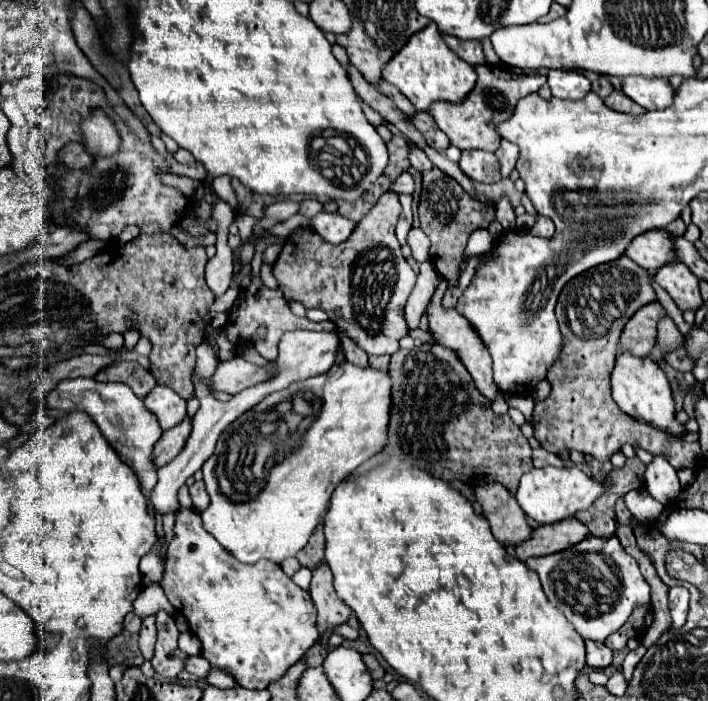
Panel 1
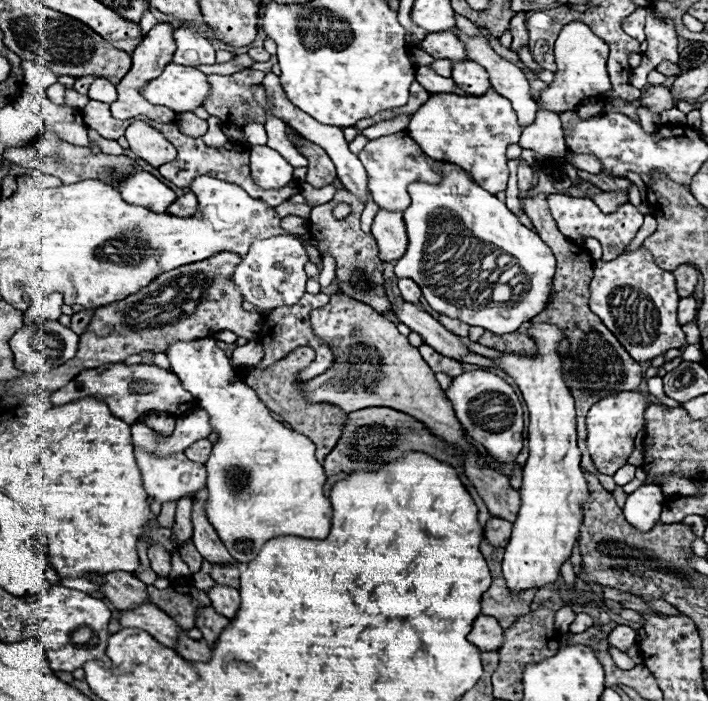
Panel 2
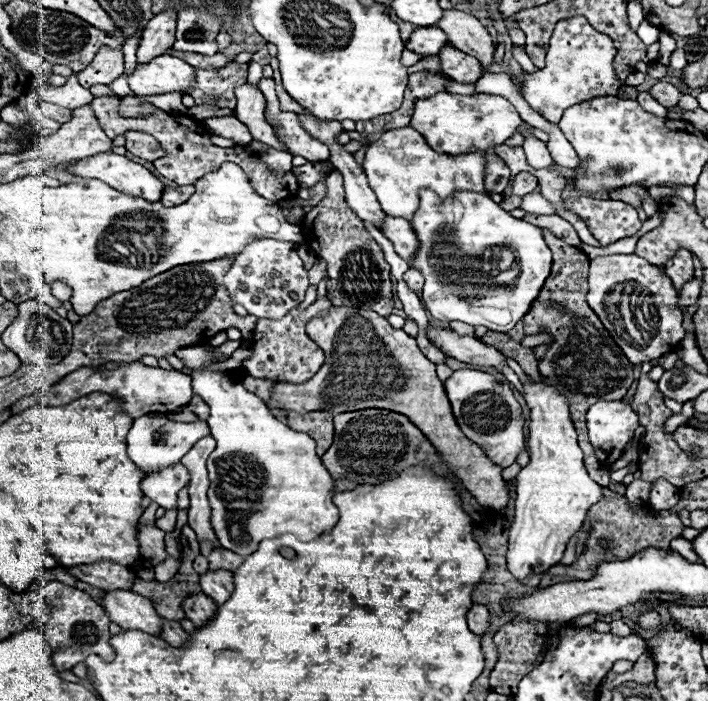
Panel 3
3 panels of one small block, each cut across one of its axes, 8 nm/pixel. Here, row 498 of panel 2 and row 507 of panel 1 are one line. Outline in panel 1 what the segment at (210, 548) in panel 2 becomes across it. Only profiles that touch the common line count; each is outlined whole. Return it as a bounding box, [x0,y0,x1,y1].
[190,482,210,512]

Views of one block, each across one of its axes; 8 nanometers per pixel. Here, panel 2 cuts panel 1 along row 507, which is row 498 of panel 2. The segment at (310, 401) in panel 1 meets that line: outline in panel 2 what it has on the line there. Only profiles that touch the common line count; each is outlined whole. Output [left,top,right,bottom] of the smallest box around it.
[166,338,332,564]

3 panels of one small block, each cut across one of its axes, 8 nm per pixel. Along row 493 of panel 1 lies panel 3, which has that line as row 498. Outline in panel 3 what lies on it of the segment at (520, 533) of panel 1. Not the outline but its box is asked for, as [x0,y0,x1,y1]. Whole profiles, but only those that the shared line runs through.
[266,308,508,508]

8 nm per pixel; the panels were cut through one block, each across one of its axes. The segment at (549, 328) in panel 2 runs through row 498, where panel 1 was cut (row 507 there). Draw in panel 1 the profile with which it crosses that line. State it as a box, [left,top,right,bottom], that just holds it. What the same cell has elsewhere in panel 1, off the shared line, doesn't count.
[516,466,610,524]

